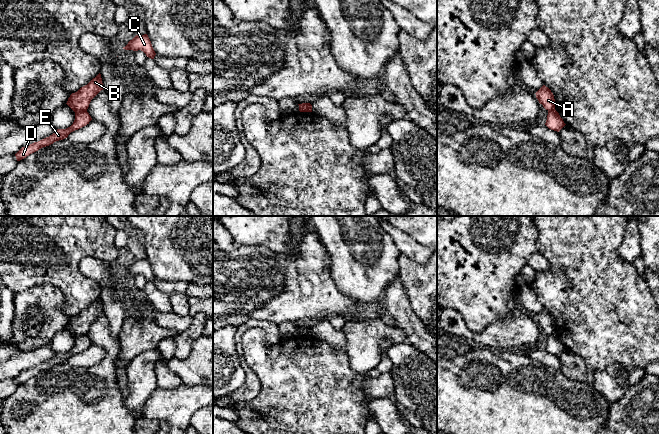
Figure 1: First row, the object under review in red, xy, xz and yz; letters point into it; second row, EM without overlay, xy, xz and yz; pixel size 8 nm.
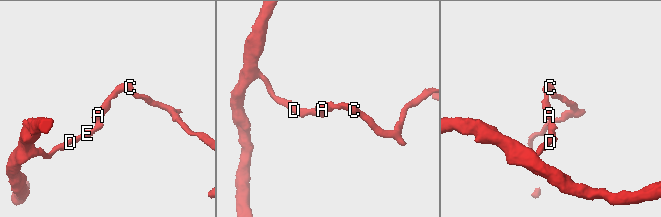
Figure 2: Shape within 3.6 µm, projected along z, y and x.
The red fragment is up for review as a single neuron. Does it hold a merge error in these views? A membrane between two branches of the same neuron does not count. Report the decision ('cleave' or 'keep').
cleave

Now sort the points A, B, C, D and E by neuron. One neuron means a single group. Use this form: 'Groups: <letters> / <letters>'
Groups: A B C / D E

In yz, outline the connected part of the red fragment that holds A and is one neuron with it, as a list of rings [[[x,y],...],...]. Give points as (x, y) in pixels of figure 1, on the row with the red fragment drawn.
[[[543,85],[535,94],[539,103],[542,104],[546,110],[551,111],[555,109],[554,95],[548,87]]]

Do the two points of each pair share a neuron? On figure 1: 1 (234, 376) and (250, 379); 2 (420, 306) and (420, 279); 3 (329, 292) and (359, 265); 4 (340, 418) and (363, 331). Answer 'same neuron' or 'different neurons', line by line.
1: different neurons
2: same neuron
3: different neurons
4: different neurons

